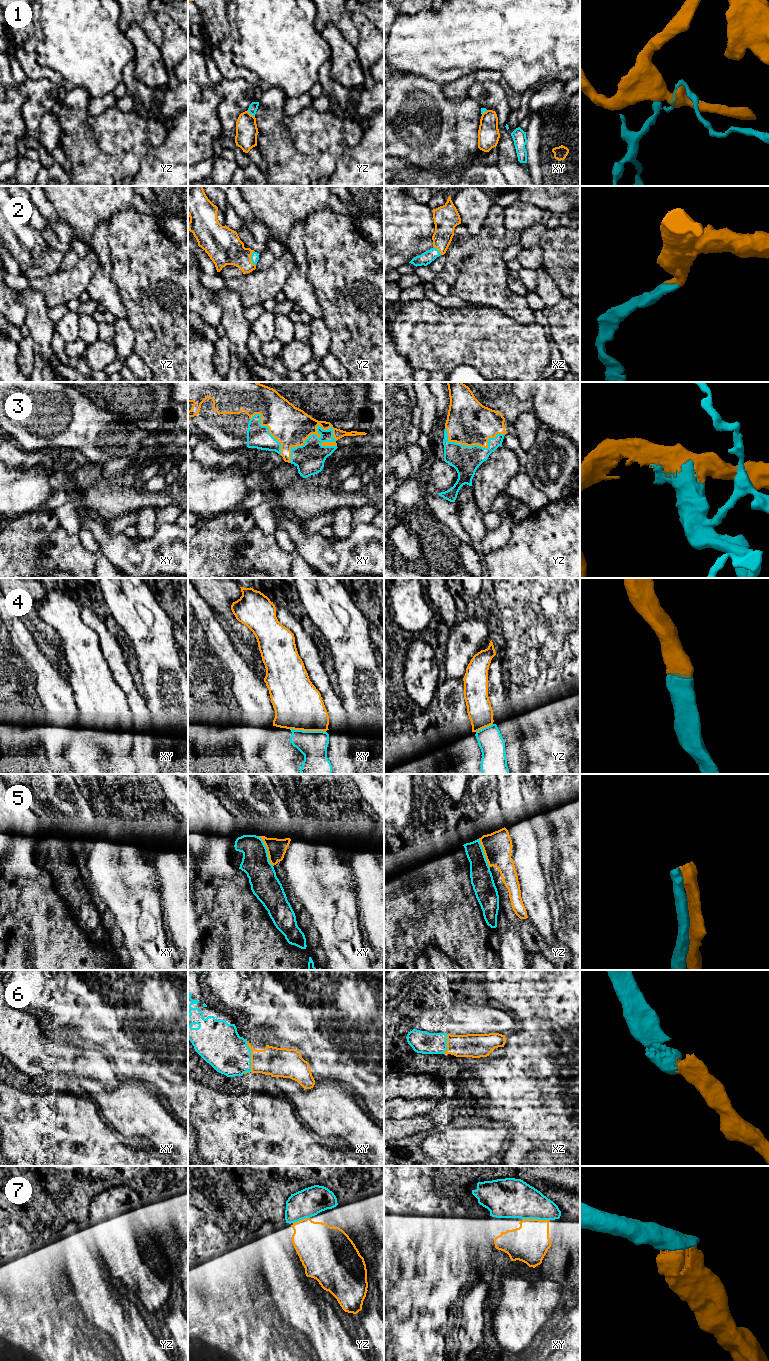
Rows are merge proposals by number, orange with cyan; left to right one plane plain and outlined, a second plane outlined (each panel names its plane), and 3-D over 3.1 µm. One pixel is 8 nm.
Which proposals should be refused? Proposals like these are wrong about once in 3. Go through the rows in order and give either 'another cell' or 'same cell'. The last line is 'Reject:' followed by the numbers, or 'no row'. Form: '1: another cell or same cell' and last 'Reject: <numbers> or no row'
1: another cell
2: same cell
3: same cell
4: same cell
5: another cell
6: same cell
7: same cell
Reject: 1, 5

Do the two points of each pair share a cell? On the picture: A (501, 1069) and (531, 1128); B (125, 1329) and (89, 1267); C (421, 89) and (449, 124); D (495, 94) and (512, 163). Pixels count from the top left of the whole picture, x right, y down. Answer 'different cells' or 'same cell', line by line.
A: same cell
B: same cell
C: same cell
D: same cell

